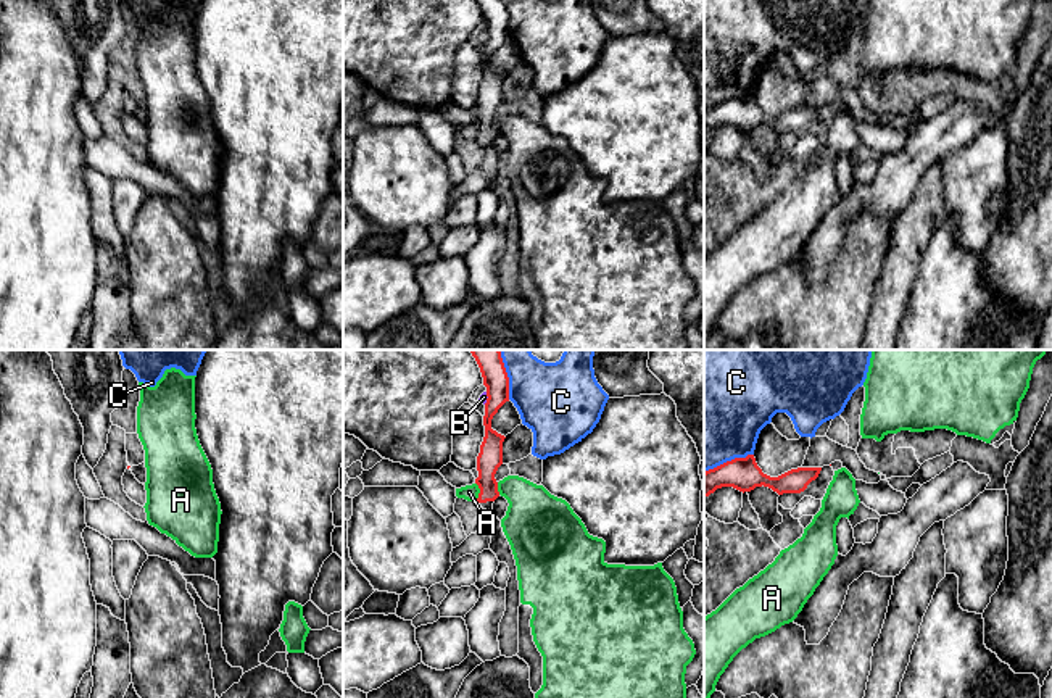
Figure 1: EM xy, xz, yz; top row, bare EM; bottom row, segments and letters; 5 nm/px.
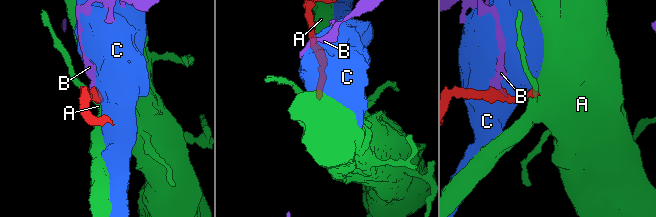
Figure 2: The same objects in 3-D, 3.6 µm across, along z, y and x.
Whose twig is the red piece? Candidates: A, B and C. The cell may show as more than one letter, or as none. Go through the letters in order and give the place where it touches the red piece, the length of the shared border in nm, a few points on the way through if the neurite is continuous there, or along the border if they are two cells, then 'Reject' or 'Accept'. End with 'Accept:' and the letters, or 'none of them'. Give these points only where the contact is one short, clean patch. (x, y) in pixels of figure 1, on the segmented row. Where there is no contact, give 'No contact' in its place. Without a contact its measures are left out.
A: Touches red at xz (480, 490). Shared border 90 nm. Reject
B: Touches red at xz (487, 398). Shared border 70 nm. Boundary: xz (487, 392), (484, 403). Reject
C: Touches red at xz (506, 374). Shared border 260 nm. Boundary: xz (498, 350), (508, 378), (509, 398). Reject
Accept: none of them

